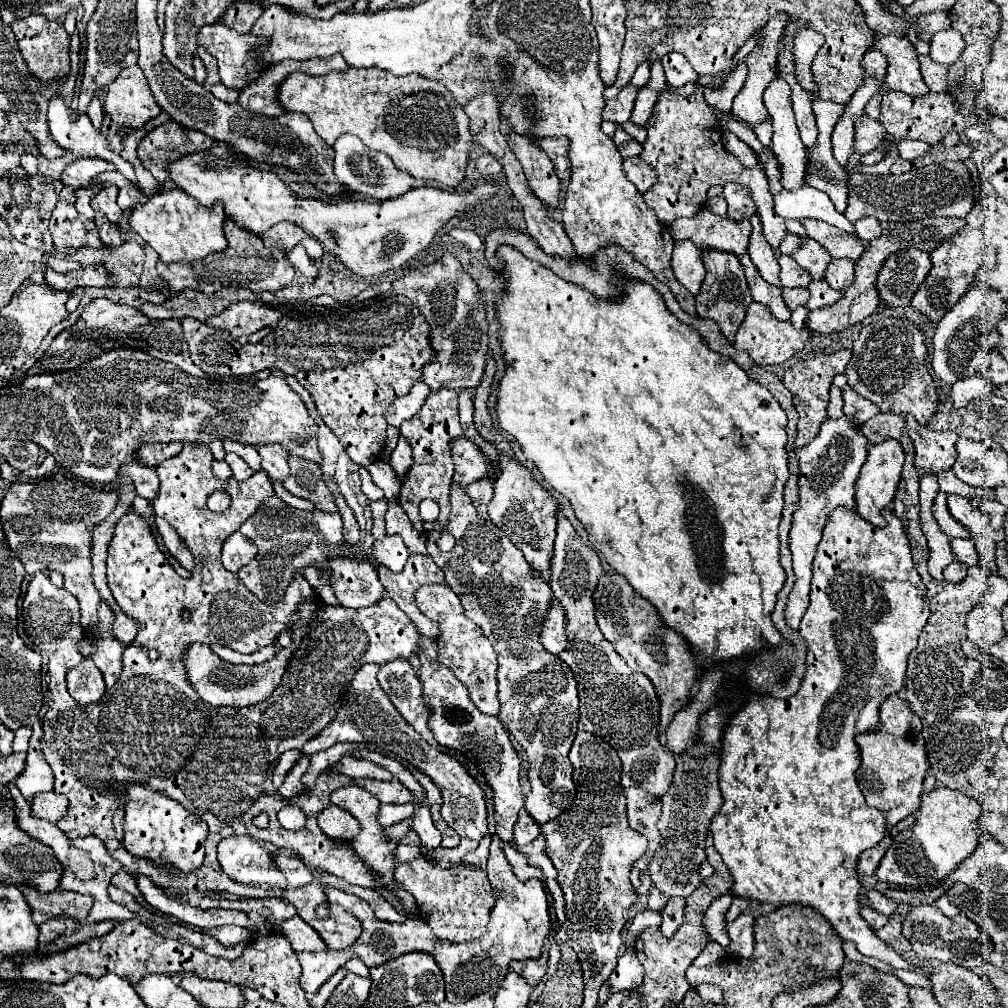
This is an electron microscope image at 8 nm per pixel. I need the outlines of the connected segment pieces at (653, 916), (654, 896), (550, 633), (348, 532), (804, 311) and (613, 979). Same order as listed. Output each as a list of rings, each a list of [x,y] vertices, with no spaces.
[[[644,910],[644,912],[638,912],[636,918],[632,920],[632,924],[628,926],[626,930],[626,938],[624,938],[624,948],[632,948],[634,946],[634,940],[640,936],[640,932],[644,932],[646,928],[650,926],[660,926],[660,914],[656,912],[650,912],[650,910]]]
[[[653,888],[648,898],[648,908],[661,914],[668,900],[658,889]]]
[[[552,602],[540,630],[540,642],[548,652],[560,654],[560,648],[564,648],[566,640],[568,638],[564,636],[564,610]]]
[[[342,496],[336,498],[336,506],[338,506],[338,512],[344,522],[344,544],[356,544],[360,540],[360,530],[358,530],[352,510],[346,506],[346,500]]]
[[[804,306],[796,308],[796,310],[792,312],[792,318],[790,318],[792,326],[798,328],[798,330],[804,330],[804,328],[806,328],[806,316],[808,316],[808,308],[804,308]]]
[[[628,950],[620,956],[616,970],[610,974],[610,994],[622,992],[622,990],[633,990],[638,988],[643,982],[644,968],[634,950]]]

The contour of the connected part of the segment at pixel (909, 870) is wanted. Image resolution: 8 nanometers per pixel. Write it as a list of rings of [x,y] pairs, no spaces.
[[[944,786],[924,792],[920,800],[922,802],[916,822],[894,838],[894,844],[888,848],[876,870],[876,878],[880,882],[888,882],[900,888],[932,890],[980,844],[978,818],[982,808],[976,800],[962,794],[960,790],[948,790]]]

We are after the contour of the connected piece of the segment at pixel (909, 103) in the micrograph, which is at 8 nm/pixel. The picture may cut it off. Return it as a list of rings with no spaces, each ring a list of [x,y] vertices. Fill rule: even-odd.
[[[891,90],[887,91],[882,98],[880,118],[890,136],[924,140],[926,144],[938,144],[942,140],[942,136],[952,130],[956,130],[962,136],[962,140],[966,140],[964,130],[980,120],[978,114],[972,114],[972,116],[962,114],[956,104],[956,98],[950,94],[944,94],[944,92],[942,94],[926,94],[922,100],[922,98],[912,98],[903,92],[896,93]]]

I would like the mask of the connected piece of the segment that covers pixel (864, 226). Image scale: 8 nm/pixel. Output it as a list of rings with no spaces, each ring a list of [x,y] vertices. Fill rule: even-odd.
[[[872,216],[856,220],[854,226],[856,226],[856,232],[858,232],[858,236],[862,240],[868,240],[870,242],[870,240],[874,240],[874,238],[880,236],[880,222],[876,218],[872,218]]]

